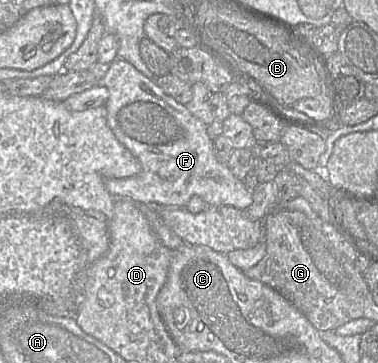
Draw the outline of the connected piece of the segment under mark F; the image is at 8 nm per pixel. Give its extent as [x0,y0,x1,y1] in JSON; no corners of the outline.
[96,58,253,212]

